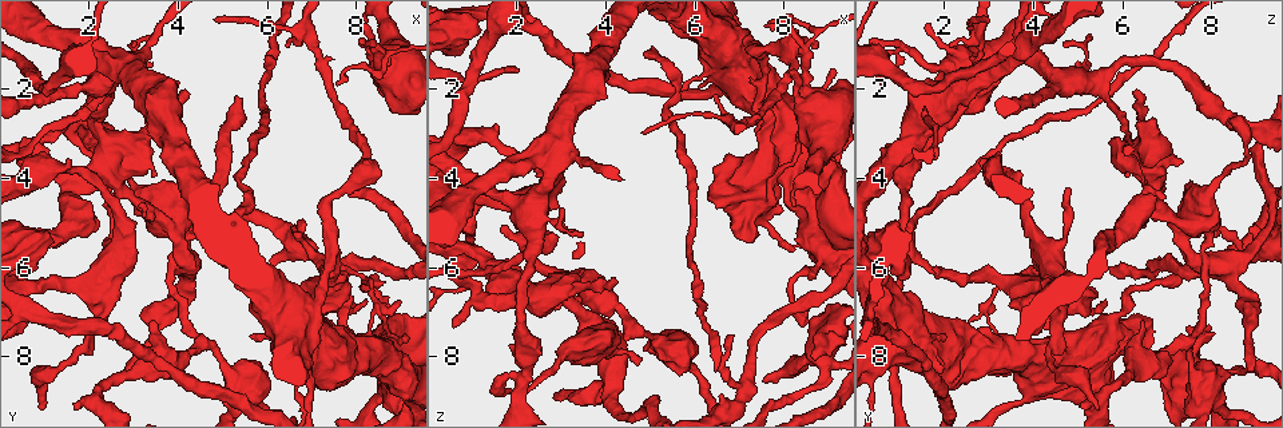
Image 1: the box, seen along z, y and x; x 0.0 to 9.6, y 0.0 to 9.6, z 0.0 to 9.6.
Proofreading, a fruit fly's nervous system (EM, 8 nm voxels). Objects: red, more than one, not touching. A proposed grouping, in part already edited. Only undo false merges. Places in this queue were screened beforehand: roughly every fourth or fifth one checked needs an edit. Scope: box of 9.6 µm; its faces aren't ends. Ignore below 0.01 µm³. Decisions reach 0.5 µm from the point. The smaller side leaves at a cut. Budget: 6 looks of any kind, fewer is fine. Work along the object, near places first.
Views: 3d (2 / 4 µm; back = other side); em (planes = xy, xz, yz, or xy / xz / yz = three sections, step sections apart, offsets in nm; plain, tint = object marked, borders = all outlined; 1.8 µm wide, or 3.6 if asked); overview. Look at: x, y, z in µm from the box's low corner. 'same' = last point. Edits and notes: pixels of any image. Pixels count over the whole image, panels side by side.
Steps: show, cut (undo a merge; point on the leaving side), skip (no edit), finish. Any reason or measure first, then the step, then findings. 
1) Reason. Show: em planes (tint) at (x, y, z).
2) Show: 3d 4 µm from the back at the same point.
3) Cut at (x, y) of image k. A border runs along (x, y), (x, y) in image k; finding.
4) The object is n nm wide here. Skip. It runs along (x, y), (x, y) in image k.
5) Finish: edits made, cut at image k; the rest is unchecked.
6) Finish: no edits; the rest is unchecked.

Arms part here. Show: 3d 2 µm at (3.30, 4.65, 6.85).

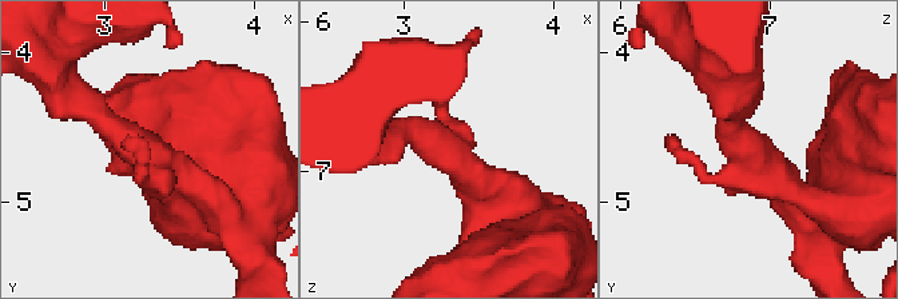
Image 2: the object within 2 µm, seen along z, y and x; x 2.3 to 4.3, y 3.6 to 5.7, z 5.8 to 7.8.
Need the tissue. Show: em xz step 8 (tint) at (3.28, 4.70, 6.88).

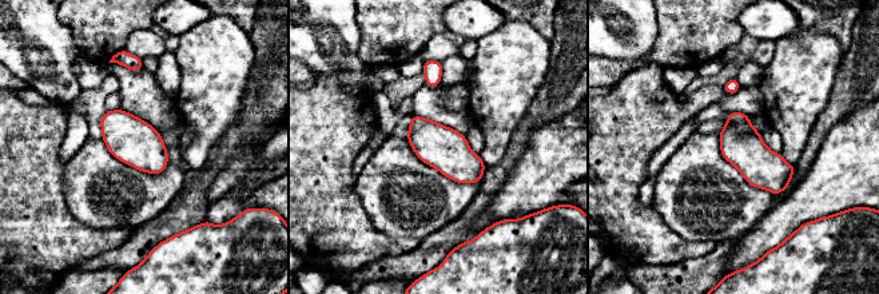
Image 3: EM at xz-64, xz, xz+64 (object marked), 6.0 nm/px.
The object is 260 nm wide here. Cut at (739, 120) of image 3. Two neurons meet here.

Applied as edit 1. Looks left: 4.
Sharp bend. Show: 3d 2 µm from the back at (0.70, 3.30, 6.05).

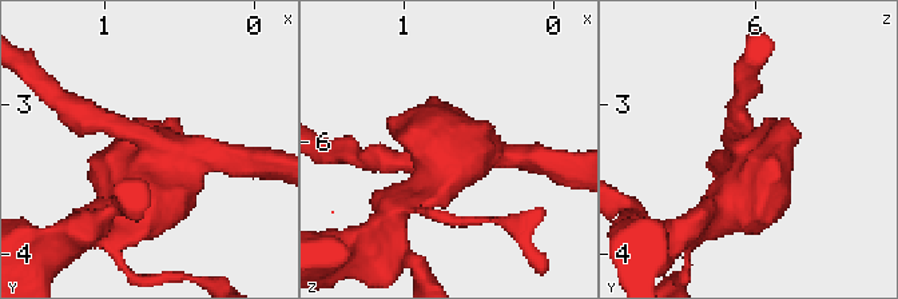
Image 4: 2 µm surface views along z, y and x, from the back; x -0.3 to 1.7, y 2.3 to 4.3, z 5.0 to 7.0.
4 arms meet here. Show: em 3.6 µm planes (tint) at (0.76, 3.30, 6.02).

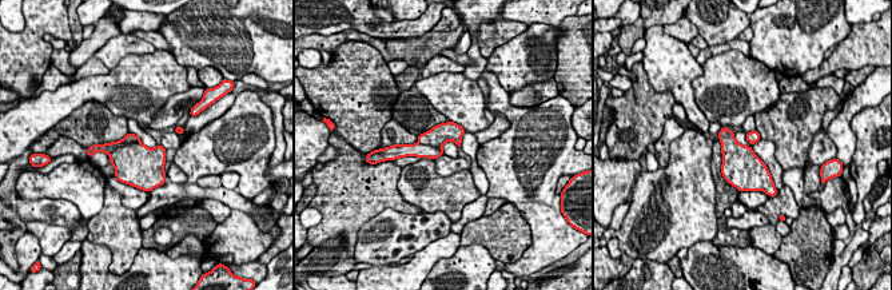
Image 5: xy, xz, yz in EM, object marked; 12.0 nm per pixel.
Skip. All the same neuron.

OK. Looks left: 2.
Finish: edits made, cut at image 3; the rest is unchecked.

